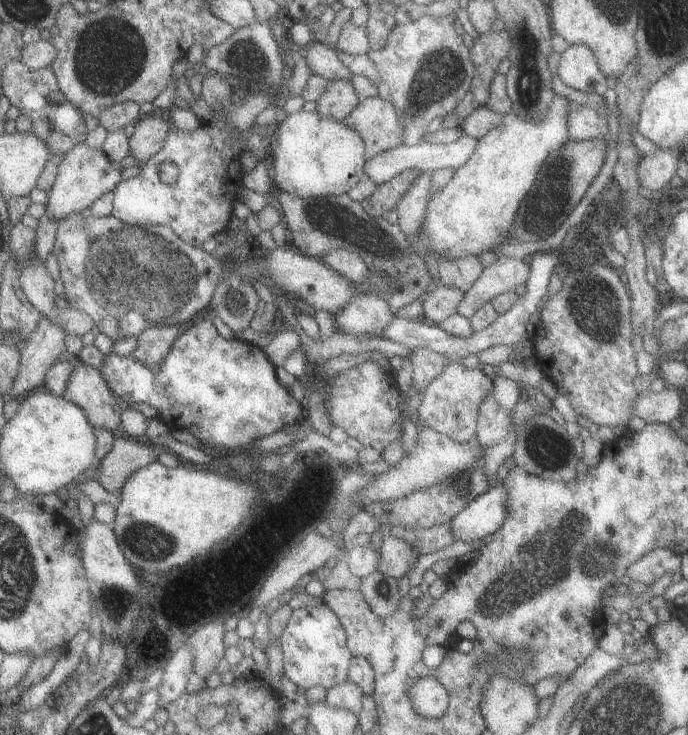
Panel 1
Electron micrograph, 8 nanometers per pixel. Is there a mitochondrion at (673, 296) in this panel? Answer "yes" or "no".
no

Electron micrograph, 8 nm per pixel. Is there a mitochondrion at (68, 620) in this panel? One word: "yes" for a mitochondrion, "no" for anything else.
no

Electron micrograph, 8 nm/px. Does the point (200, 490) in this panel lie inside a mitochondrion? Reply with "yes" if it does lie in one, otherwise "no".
no

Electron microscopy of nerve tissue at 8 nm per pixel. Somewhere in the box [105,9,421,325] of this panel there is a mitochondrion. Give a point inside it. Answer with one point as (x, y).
(132, 48)

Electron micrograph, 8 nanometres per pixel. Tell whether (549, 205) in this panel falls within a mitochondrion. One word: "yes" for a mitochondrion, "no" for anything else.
yes

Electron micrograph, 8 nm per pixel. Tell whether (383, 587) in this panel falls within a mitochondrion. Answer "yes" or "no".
no

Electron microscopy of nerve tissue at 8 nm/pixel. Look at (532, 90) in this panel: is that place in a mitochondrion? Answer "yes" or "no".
yes

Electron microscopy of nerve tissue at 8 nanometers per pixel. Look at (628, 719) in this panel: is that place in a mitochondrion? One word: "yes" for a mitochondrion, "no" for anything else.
yes

